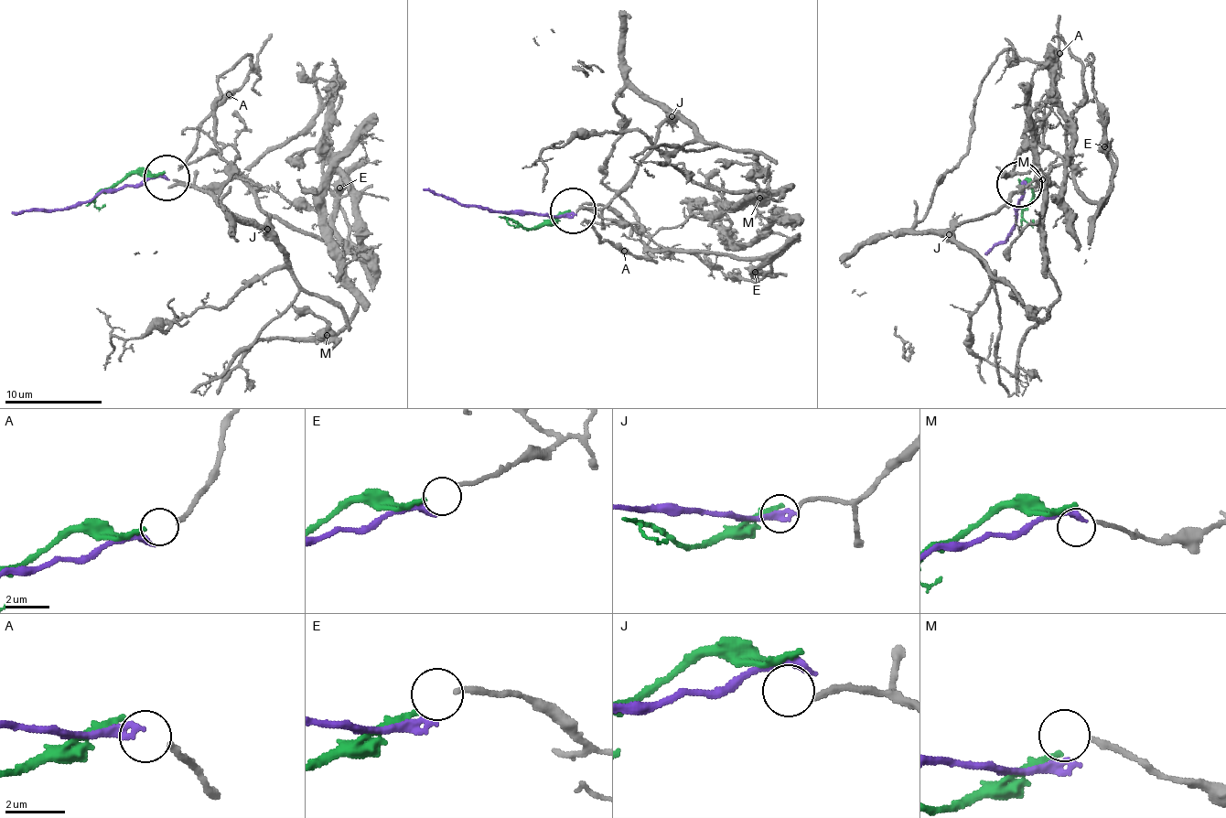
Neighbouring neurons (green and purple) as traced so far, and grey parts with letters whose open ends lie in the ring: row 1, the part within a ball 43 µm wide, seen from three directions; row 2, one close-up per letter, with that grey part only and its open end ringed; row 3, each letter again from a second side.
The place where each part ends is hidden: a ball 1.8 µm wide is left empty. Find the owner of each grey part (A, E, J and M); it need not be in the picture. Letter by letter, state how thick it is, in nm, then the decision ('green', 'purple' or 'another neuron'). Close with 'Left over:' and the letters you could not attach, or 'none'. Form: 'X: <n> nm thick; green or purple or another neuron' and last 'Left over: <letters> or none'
A: 200 nm thick; purple
E: 170 nm thick; green
J: 190 nm thick; another neuron
M: 190 nm thick; another neuron
Left over: J, M

